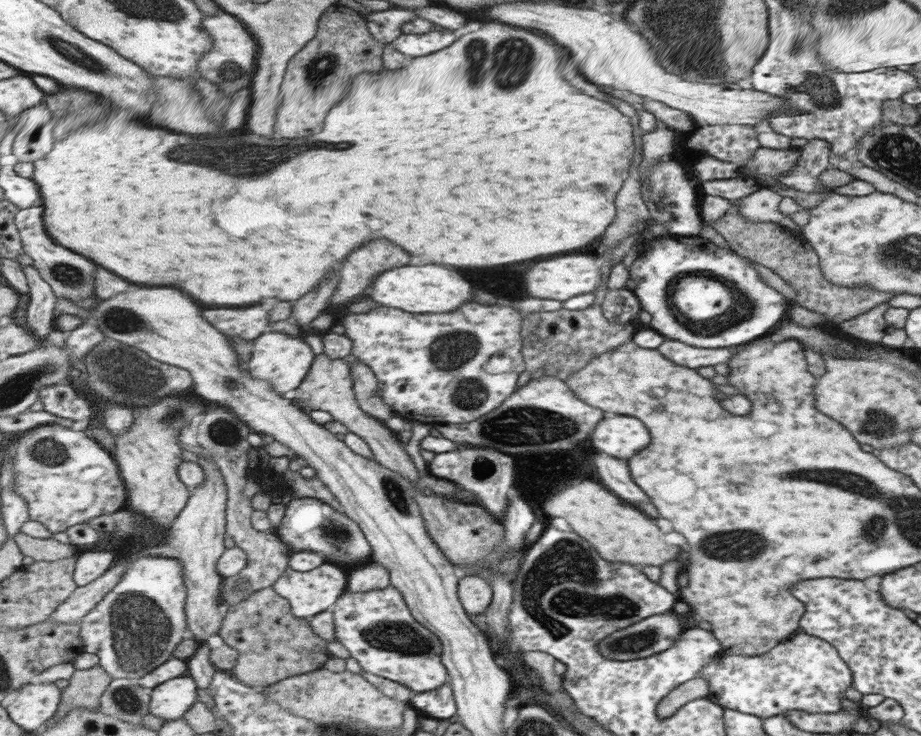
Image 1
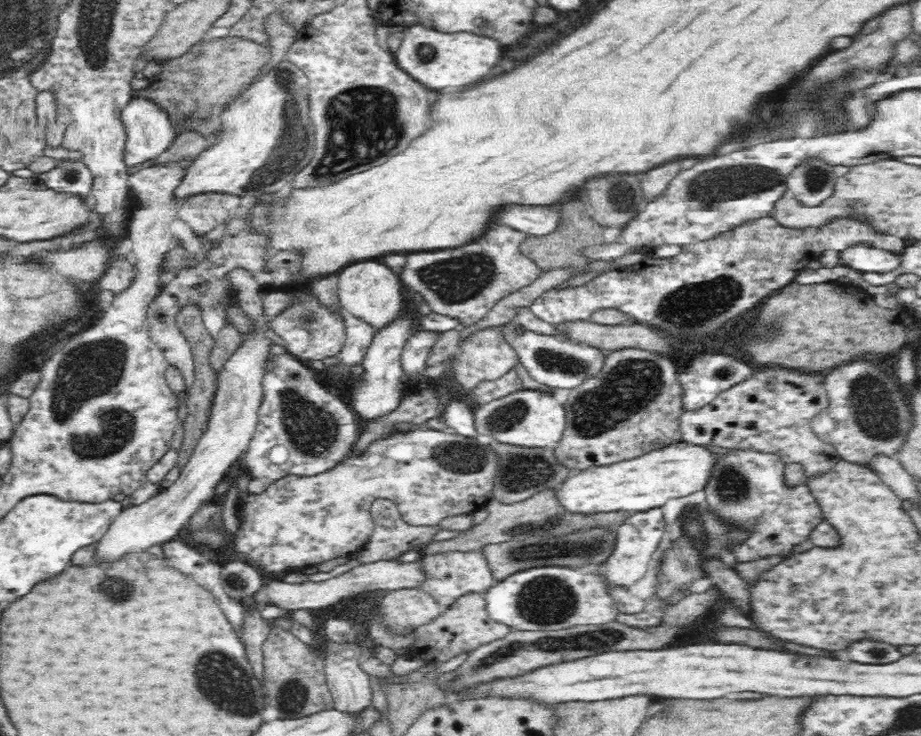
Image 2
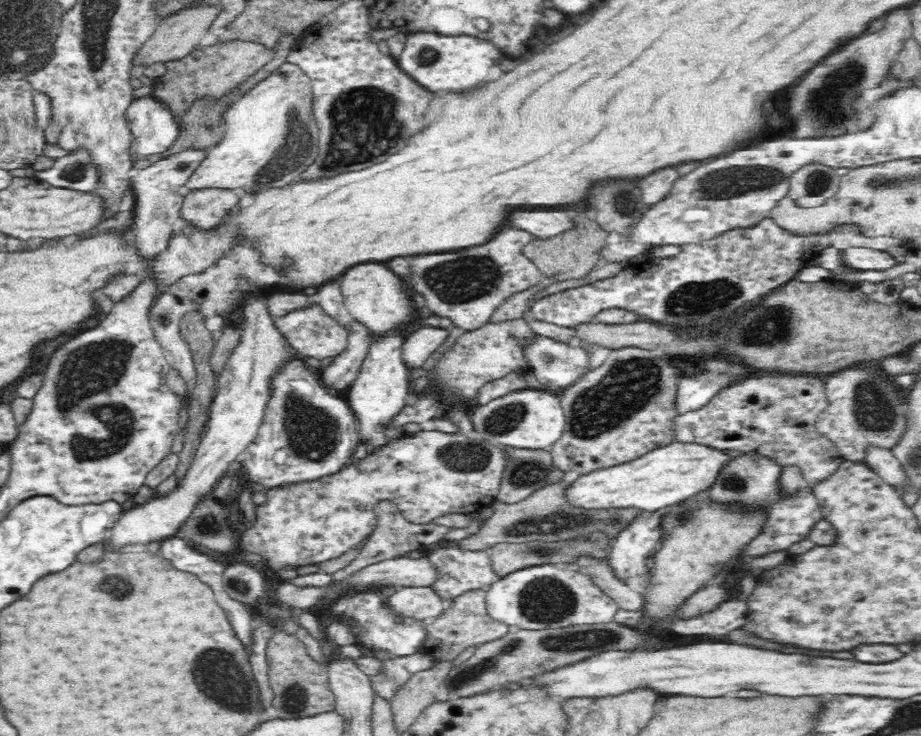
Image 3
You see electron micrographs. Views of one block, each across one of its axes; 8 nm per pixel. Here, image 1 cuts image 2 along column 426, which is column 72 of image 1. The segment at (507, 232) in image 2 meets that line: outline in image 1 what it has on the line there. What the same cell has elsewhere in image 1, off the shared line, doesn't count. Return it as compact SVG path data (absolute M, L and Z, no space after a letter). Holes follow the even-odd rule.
M32 206L20 209L17 213L16 223L20 230L24 252L33 260L33 266L52 287L54 294L59 299L67 299L67 301L79 306L83 300L95 296L95 272L99 266L95 262L91 262L89 258L55 242L45 226L45 209L44 206Z

